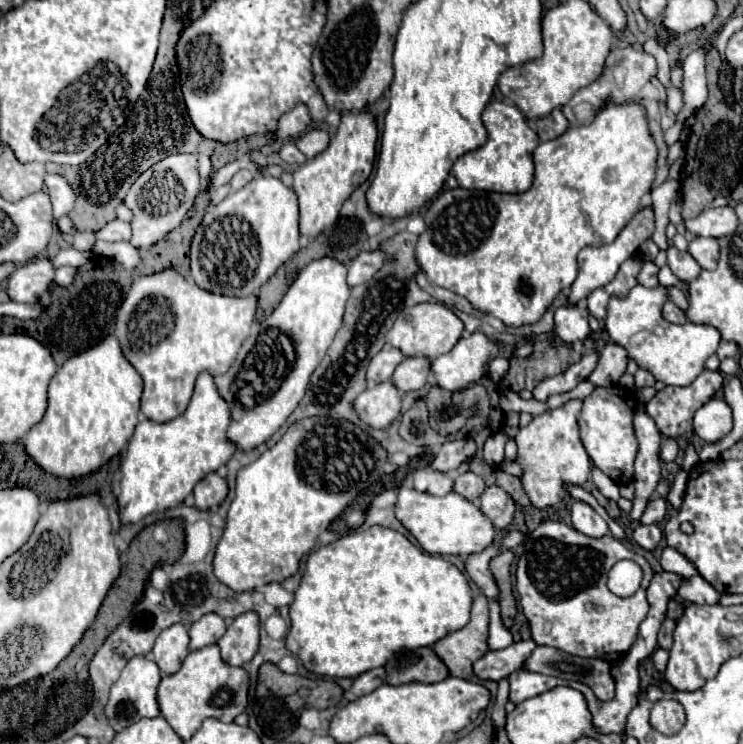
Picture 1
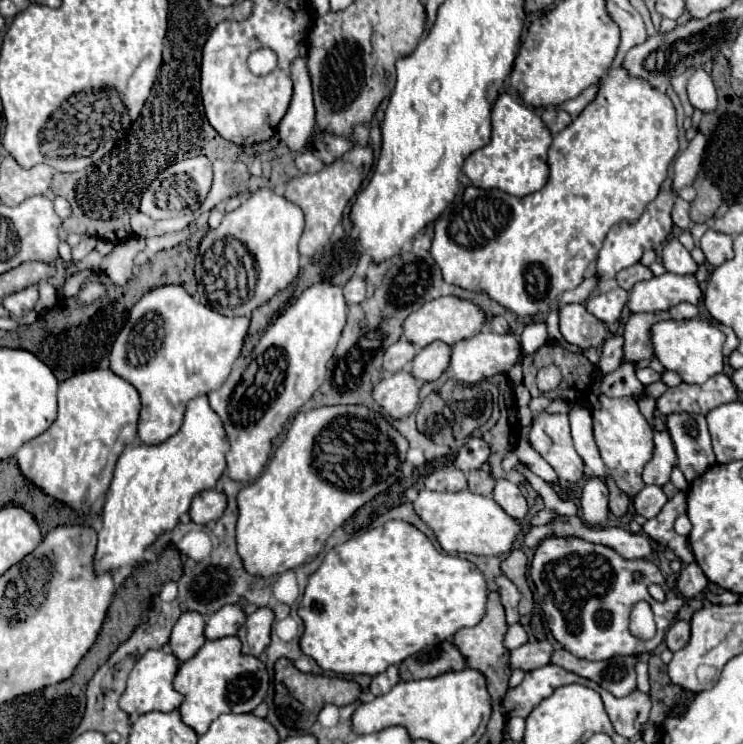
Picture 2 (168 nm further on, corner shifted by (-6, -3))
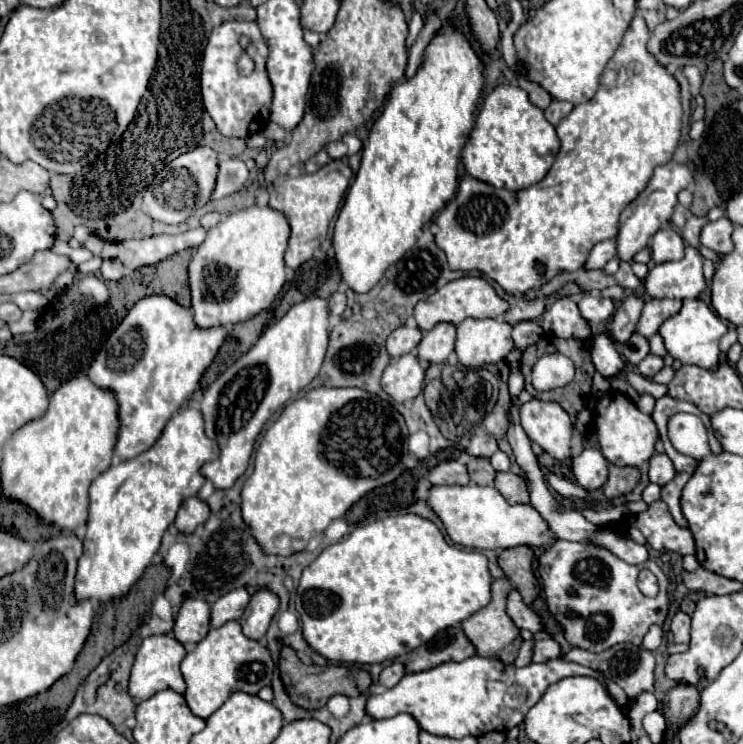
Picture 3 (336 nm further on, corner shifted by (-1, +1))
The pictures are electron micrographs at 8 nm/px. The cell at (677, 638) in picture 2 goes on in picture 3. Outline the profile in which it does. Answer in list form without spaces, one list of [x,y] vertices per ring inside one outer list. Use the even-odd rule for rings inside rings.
[[[678,611],[678,613],[672,617],[670,631],[672,631],[676,643],[688,643],[688,641],[690,641],[690,617],[688,617],[686,613]]]

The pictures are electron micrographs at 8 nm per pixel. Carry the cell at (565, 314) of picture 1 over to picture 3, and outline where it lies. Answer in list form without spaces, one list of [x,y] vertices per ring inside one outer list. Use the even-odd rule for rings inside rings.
[[[572,297],[556,299],[542,319],[542,329],[560,339],[590,339],[590,323],[580,315]]]

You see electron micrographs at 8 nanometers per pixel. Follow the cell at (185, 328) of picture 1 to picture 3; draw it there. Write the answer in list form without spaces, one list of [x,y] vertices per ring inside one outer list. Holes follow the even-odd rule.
[[[148,295],[128,311],[88,369],[88,377],[98,387],[116,391],[120,403],[118,459],[132,459],[156,443],[168,419],[198,389],[226,335],[226,327],[198,327],[192,311],[168,295]]]

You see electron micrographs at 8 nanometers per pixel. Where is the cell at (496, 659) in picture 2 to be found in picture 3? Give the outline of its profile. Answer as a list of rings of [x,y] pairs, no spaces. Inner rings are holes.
[[[506,577],[496,579],[492,583],[492,601],[476,611],[472,617],[462,621],[462,631],[470,639],[470,643],[476,647],[476,655],[480,657],[494,657],[502,663],[512,663],[520,651],[522,637],[518,633],[518,627],[512,623],[512,619],[506,615],[506,593],[510,591],[510,581]]]

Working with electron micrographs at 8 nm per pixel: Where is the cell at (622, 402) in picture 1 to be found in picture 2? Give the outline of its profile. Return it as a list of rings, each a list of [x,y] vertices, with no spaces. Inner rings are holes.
[[[601,395],[599,401],[593,405],[591,413],[593,413],[593,425],[595,425],[595,441],[597,441],[599,453],[609,469],[609,475],[617,481],[617,485],[629,497],[635,497],[645,487],[645,483],[641,479],[641,471],[653,455],[653,429],[651,429],[651,425],[641,415],[635,397],[613,399],[613,397]]]

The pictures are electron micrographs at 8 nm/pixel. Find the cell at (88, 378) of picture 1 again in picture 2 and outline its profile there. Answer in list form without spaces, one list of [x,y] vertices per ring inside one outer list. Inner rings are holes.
[[[109,369],[77,373],[59,385],[59,415],[39,437],[27,441],[15,455],[25,479],[41,487],[45,495],[71,507],[77,515],[87,513],[109,489],[113,467],[121,451],[137,437],[139,393],[131,383]]]

